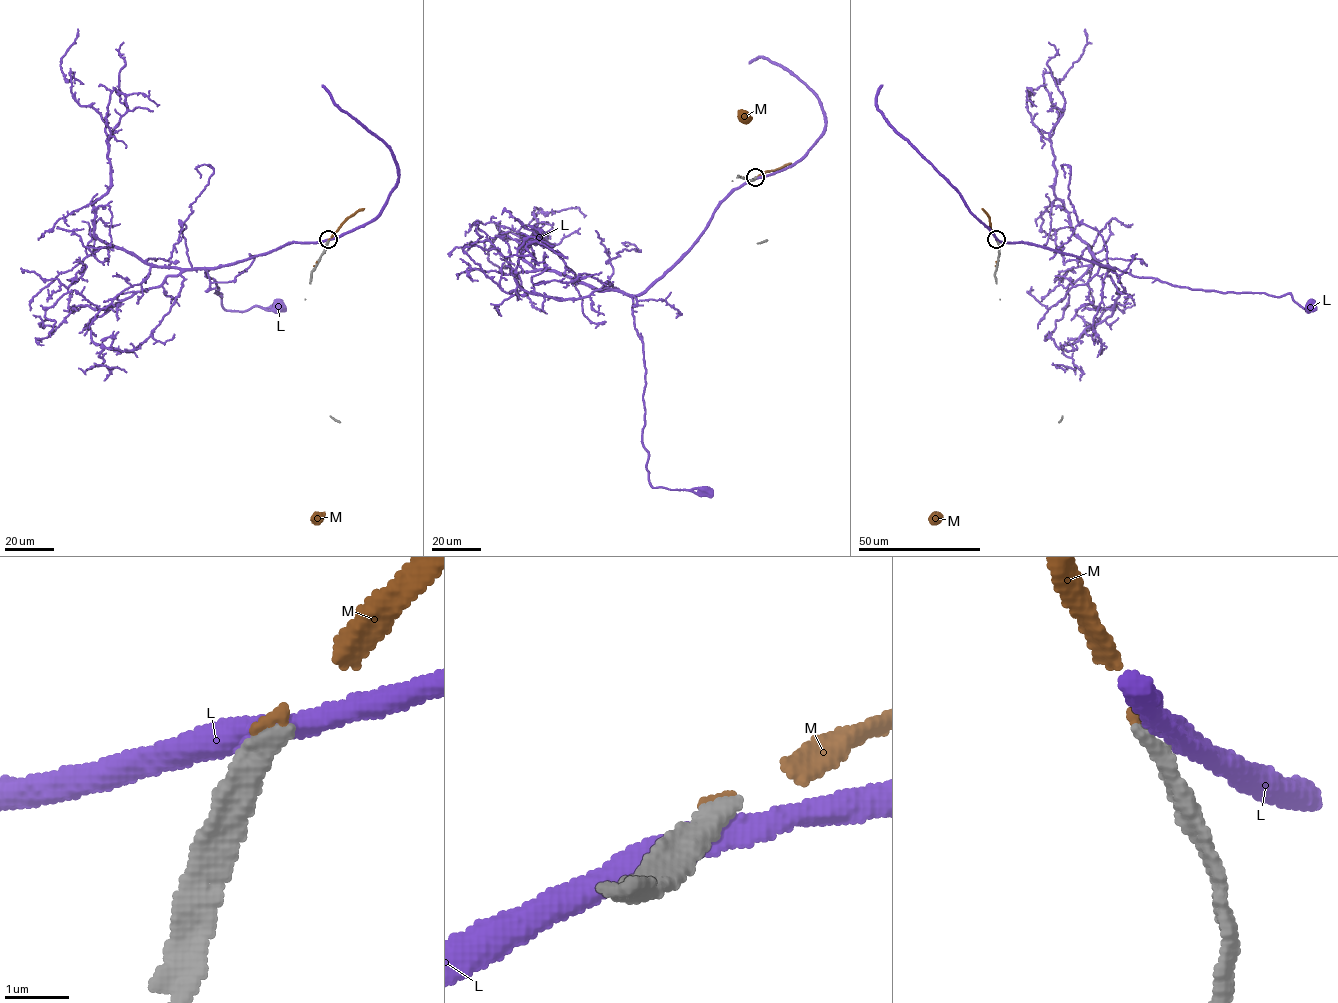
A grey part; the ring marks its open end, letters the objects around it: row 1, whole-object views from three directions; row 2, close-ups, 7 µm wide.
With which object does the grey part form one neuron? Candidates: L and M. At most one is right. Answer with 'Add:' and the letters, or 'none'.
Add: none

